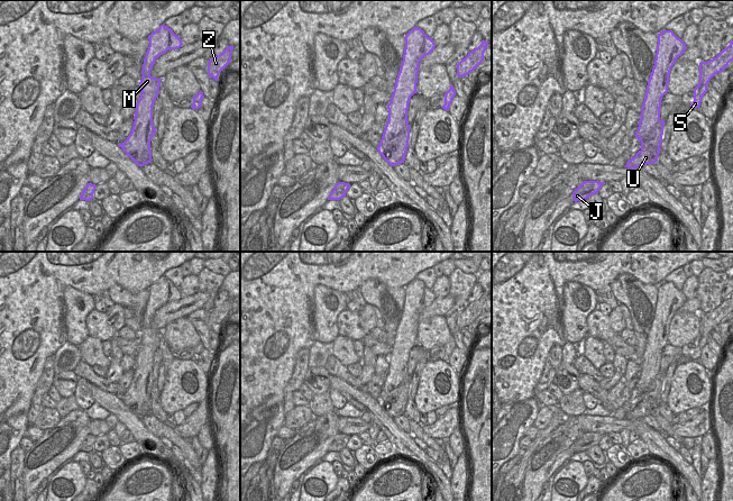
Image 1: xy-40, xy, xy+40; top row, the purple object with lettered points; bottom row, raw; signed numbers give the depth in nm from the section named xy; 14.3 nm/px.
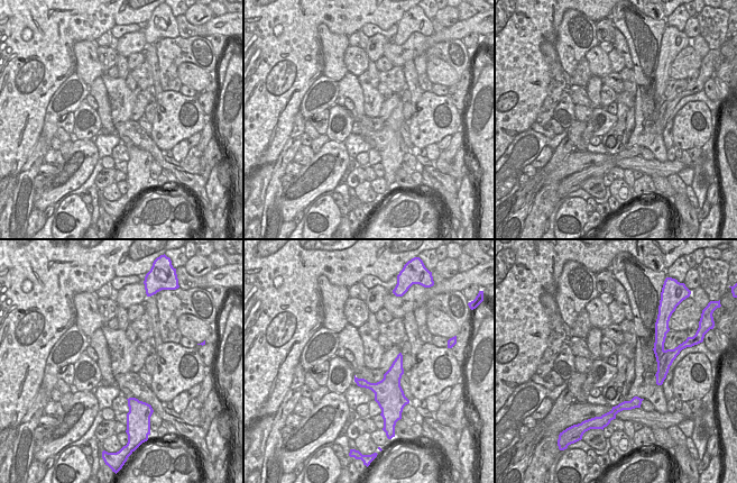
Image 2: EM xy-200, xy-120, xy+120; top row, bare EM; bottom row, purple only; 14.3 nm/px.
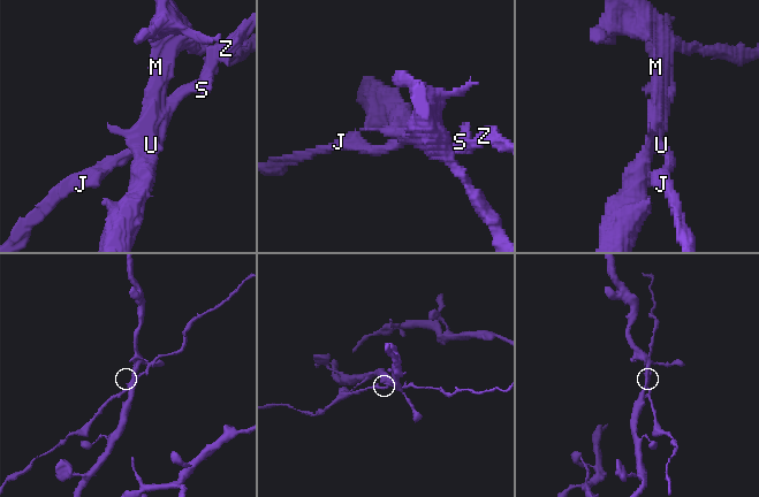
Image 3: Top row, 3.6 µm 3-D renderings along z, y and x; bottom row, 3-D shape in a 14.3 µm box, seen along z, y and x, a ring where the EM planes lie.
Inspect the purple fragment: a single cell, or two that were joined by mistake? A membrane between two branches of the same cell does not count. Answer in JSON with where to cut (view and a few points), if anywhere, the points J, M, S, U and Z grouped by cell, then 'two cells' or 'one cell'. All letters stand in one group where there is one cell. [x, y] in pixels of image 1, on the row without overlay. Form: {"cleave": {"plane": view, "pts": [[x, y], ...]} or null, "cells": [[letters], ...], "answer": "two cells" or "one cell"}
{"cleave": {"plane": "xy", "pts": [[409, 376], [401, 384], [399, 395], [387, 403], [384, 410]]}, "cells": [["J", "S", "U", "Z"], ["M"]], "answer": "two cells"}

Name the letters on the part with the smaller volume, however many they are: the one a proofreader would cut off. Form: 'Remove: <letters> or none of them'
Remove: J, S, U, Z

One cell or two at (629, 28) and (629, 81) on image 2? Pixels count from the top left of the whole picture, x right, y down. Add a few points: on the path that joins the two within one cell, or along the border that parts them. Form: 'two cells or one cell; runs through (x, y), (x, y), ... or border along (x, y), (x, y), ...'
two cells; border along (632, 69), (635, 75), (636, 94)

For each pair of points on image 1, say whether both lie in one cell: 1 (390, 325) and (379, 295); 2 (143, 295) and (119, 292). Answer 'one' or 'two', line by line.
1: one
2: one

